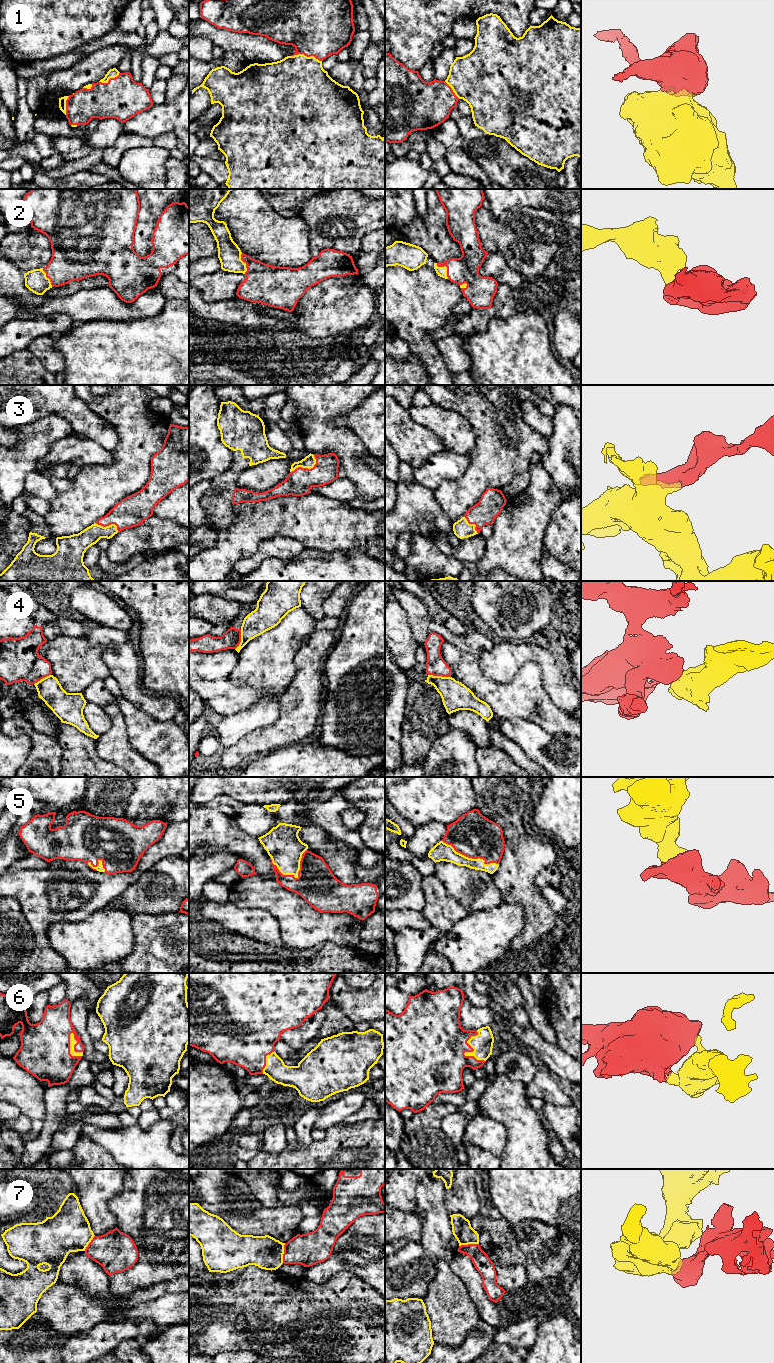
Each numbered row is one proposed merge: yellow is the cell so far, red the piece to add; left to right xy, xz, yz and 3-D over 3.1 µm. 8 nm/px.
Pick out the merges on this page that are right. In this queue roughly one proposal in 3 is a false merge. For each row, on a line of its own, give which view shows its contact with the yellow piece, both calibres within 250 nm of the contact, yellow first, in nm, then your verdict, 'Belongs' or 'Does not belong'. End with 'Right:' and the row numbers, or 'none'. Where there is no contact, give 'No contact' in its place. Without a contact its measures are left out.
1: Touches yellow in xz. Thickness 500 nm (yellow) against 460 nm. Belongs
2: Touches yellow in yz. Thickness 80 nm (yellow) against 220 nm. Belongs
3: Touches yellow in xz. Thickness 100 nm (yellow) against 200 nm. Belongs
4: Touches yellow in yz. Thickness 220 nm (yellow) against 160 nm. Does not belong
5: Touches yellow in xz. Thickness 280 nm (yellow) against 320 nm. Belongs
6: Touches yellow in xy. Thickness 50 nm (yellow) against 400 nm. Belongs
7: Touches yellow in xz. Thickness 260 nm (yellow) against 260 nm. Does not belong
Right: 1, 2, 3, 5, 6

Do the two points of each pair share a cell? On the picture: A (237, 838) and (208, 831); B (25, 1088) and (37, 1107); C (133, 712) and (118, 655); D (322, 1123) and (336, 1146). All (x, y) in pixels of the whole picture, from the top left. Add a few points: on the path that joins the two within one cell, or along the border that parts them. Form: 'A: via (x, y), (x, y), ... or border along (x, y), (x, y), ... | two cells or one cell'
A: via (230, 838), (221, 832), (215, 831) | one cell
B: via (27, 1093), (32, 1102) | one cell
C: border along (122, 695), (150, 715) | two cells
D: border along (341, 1122), (329, 1126), (325, 1130) | two cells

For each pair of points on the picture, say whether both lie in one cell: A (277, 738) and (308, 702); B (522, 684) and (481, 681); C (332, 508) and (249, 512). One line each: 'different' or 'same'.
A: same
B: same
C: same

